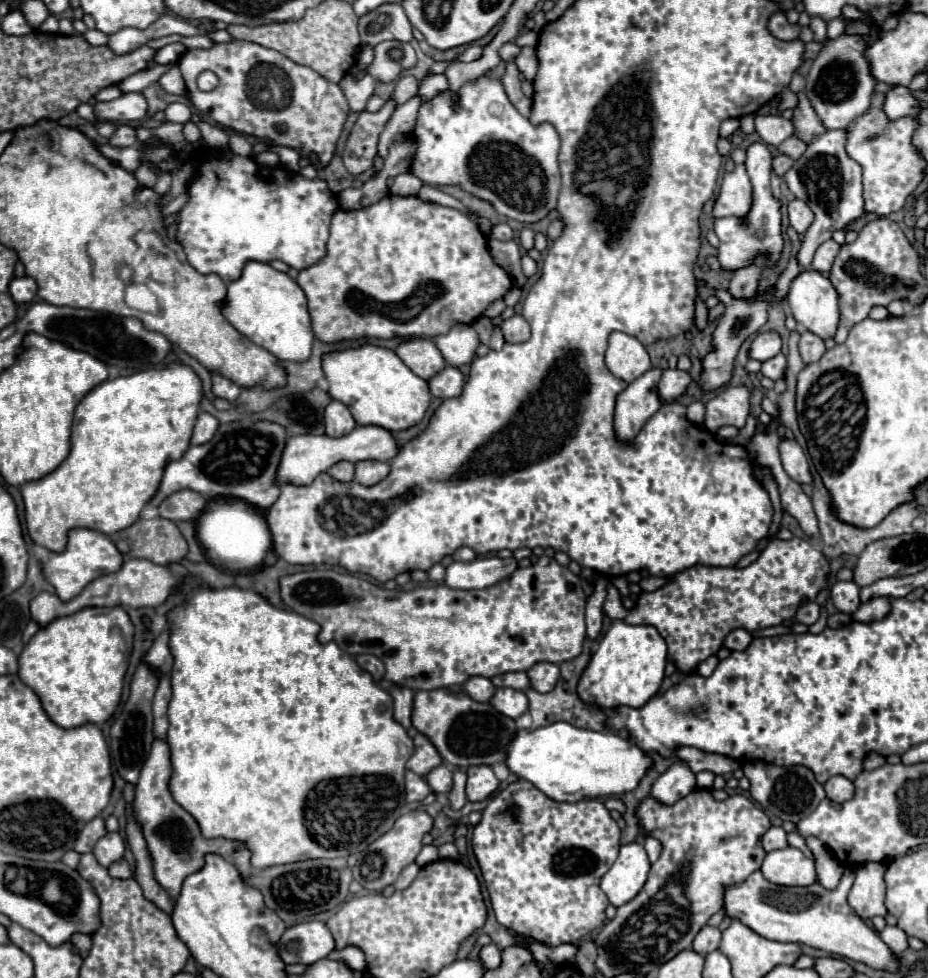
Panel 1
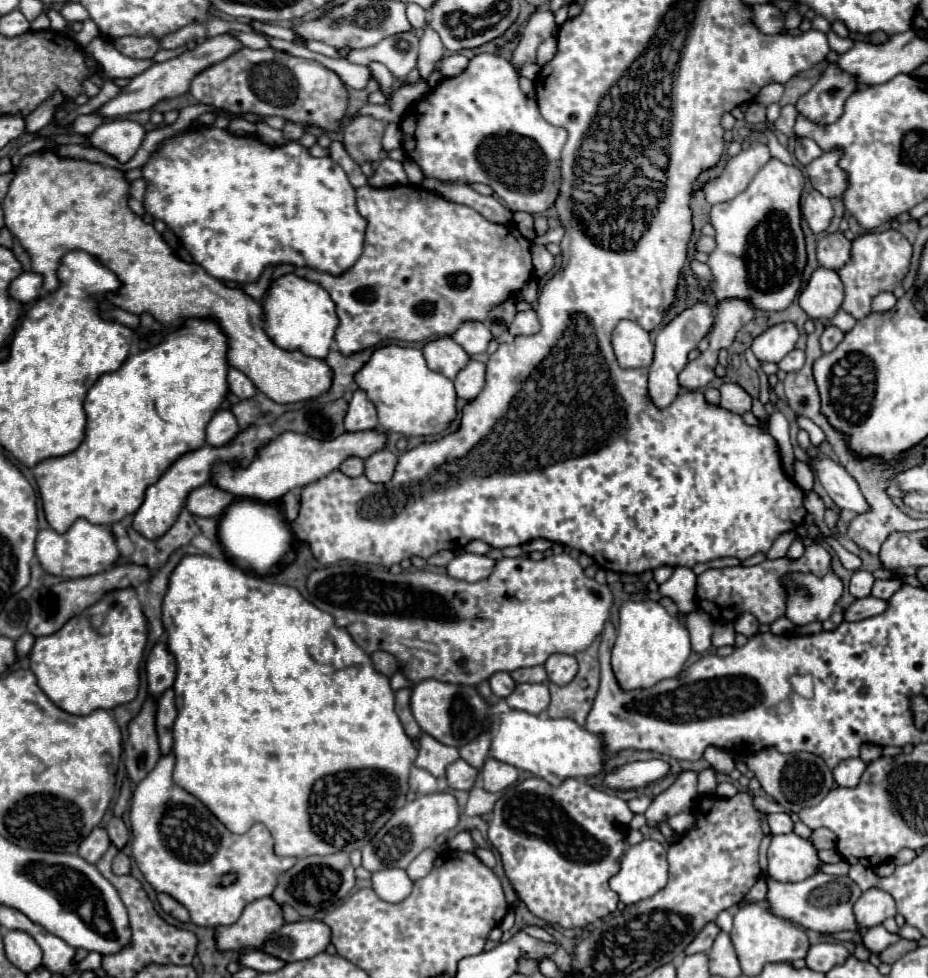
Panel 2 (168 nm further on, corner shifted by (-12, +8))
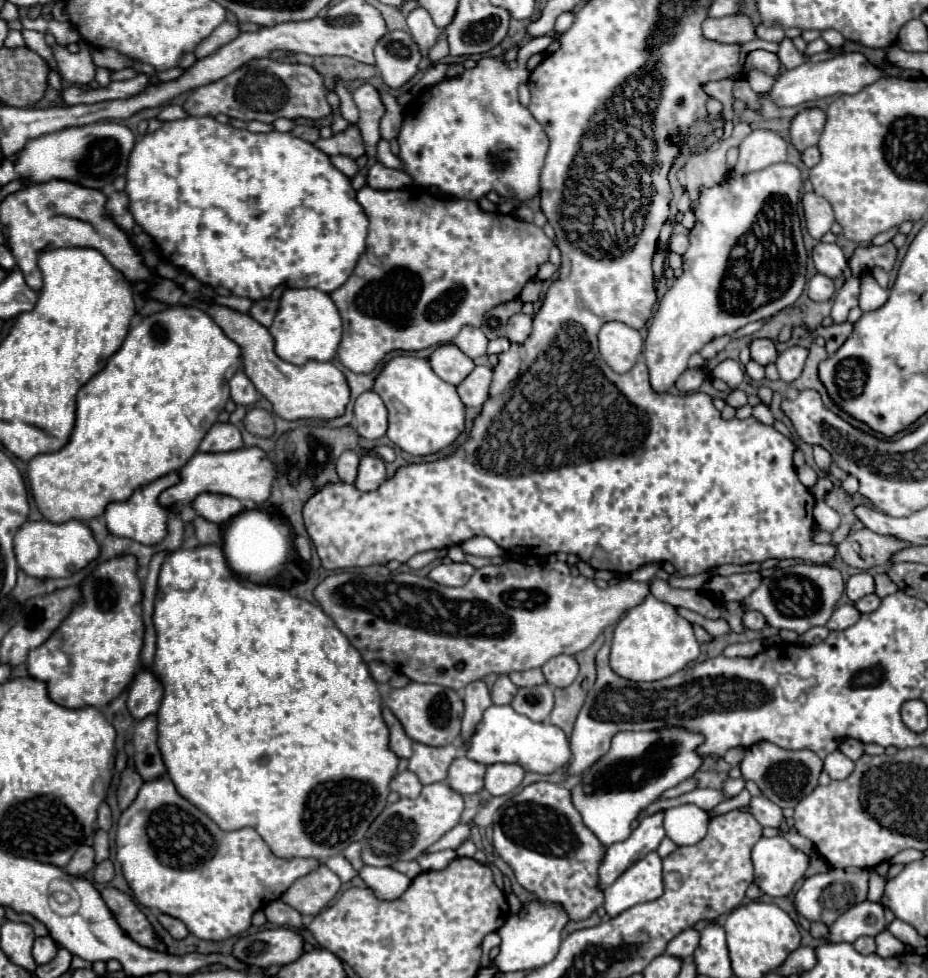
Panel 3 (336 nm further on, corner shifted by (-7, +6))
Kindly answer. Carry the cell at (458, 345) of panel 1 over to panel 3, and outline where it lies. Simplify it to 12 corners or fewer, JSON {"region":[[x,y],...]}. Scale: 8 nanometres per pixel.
{"region":[[463,327],[453,343],[471,359],[487,353],[479,327]]}

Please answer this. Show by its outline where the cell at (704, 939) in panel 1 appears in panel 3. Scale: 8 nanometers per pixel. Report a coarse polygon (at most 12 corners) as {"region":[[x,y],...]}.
{"region":[[695,929],[679,933],[667,955],[687,961],[693,957],[701,933]]}

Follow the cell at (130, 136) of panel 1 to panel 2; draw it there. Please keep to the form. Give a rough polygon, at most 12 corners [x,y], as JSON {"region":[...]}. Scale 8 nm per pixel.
{"region":[[130,119],[96,127],[92,147],[128,163],[146,131]]}

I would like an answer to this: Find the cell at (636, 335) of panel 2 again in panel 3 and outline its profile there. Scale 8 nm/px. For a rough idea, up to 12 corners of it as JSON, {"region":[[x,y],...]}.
{"region":[[609,321],[599,351],[615,373],[639,361],[643,339],[633,327]]}

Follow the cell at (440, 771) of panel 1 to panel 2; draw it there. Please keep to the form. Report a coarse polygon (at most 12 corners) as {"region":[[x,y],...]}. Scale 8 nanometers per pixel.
{"region":[[464,759],[446,769],[450,789],[470,791],[480,771]]}

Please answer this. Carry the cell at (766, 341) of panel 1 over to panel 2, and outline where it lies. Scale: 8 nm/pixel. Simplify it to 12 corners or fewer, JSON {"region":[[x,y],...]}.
{"region":[[778,323],[752,341],[760,363],[778,363],[798,341],[794,323]]}

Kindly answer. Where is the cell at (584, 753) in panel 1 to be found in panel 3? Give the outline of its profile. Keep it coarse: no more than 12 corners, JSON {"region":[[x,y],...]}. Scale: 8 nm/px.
{"region":[[491,705],[469,759],[549,775],[571,761],[565,733]]}

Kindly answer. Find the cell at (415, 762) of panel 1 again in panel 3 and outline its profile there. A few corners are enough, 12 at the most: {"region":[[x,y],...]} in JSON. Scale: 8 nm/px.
{"region":[[413,743],[409,771],[423,785],[445,781],[457,745]]}

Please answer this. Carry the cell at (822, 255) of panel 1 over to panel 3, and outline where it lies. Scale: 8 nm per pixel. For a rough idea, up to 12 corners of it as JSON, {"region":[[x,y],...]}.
{"region":[[819,243],[813,263],[835,279],[847,269],[847,257],[835,243]]}

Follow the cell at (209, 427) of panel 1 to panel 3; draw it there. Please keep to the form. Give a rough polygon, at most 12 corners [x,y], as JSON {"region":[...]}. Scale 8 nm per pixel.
{"region":[[215,423],[199,451],[235,451],[243,445],[231,423]]}

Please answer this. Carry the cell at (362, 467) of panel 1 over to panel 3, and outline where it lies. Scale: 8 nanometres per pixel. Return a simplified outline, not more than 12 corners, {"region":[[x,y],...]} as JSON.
{"region":[[365,455],[355,487],[375,491],[387,479],[385,461]]}

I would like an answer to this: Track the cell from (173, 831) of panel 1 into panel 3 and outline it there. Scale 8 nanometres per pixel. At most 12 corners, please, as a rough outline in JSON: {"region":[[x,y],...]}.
{"region":[[143,783],[117,861],[139,903],[223,941],[317,859],[275,857]]}

